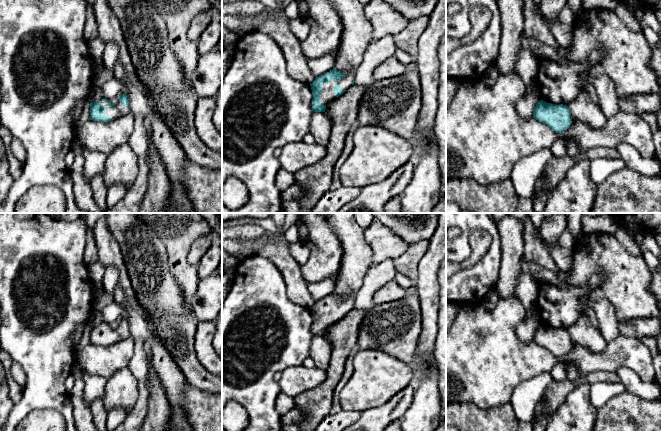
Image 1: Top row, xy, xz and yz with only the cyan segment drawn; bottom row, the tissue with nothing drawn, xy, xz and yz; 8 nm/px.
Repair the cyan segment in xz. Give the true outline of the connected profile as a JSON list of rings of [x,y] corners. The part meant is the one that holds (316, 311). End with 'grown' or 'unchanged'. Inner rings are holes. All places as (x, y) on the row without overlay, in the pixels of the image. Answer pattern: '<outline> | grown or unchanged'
[[[329,213],[326,220],[341,242],[343,257],[335,291],[310,308],[314,336],[325,336],[329,326],[354,309],[357,292],[373,257],[364,238],[364,228],[355,220],[355,213]]] | grown

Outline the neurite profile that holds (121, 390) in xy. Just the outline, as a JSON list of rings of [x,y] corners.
[[[128,366],[115,372],[105,385],[103,405],[106,412],[114,408],[130,412],[138,399],[138,383]]]

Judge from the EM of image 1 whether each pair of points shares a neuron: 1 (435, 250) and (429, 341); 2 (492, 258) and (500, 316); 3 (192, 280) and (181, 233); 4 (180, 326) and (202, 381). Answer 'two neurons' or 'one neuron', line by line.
1: one neuron
2: two neurons
3: one neuron
4: one neuron

